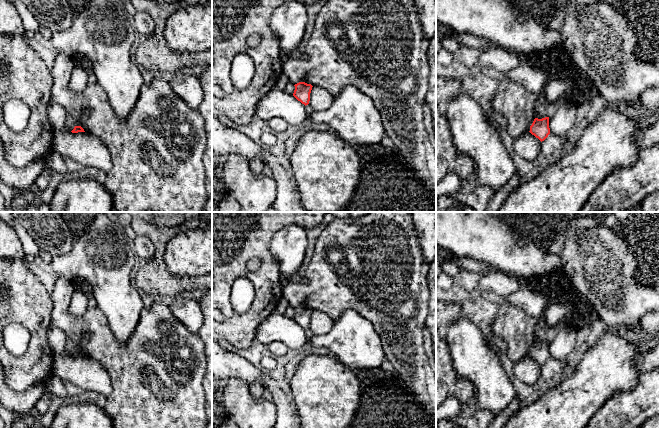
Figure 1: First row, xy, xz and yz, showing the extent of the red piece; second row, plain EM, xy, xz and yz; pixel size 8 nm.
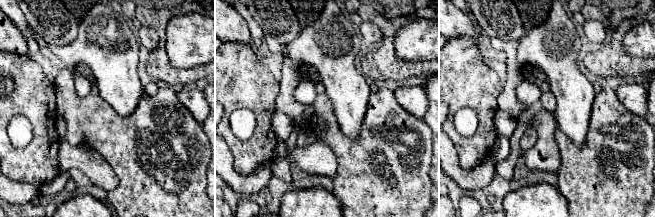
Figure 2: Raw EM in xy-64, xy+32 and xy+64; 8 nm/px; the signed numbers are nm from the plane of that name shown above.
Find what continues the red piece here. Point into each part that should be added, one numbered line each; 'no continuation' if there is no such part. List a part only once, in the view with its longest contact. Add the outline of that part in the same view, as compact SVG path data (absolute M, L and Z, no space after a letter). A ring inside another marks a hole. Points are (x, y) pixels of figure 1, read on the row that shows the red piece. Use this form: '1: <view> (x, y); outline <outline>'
no continuation

